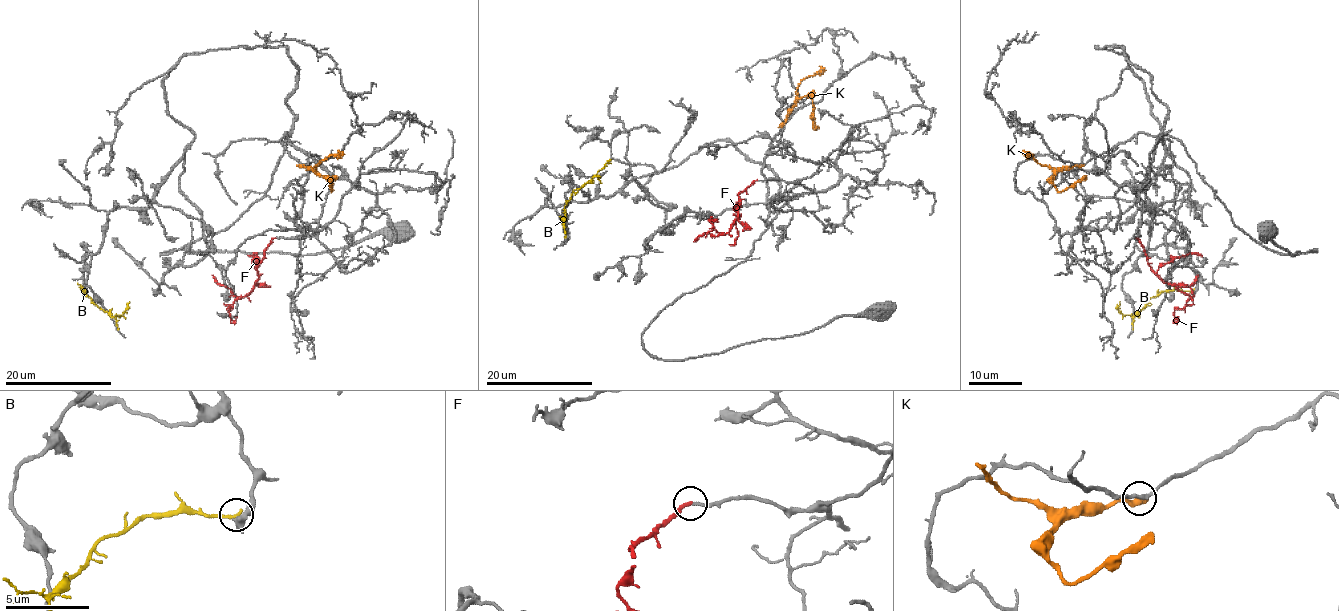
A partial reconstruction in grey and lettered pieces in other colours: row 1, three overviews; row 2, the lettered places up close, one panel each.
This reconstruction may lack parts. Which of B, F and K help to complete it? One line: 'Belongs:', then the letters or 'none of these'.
Belongs: F

